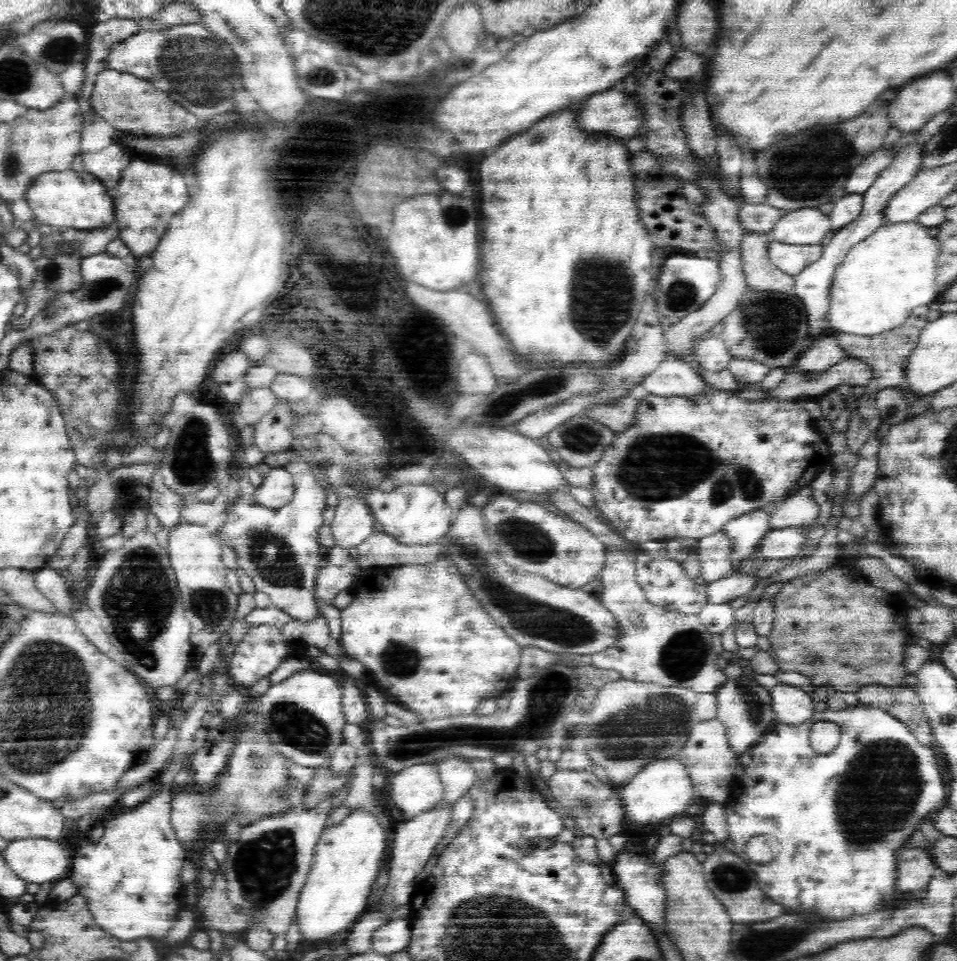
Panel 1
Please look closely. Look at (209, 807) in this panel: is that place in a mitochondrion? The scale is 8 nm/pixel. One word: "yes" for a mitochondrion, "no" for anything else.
yes

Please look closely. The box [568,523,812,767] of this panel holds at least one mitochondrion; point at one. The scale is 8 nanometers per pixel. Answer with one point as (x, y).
(684, 652)

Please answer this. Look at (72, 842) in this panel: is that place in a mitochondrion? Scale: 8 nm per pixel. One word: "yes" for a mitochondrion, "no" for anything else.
no

